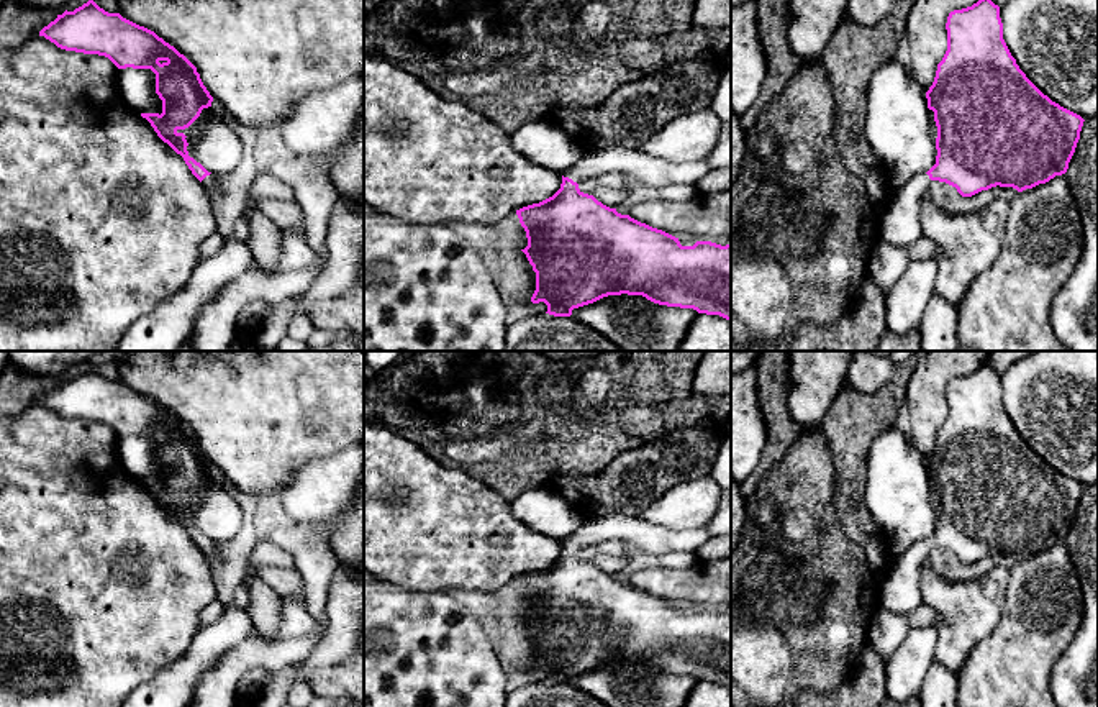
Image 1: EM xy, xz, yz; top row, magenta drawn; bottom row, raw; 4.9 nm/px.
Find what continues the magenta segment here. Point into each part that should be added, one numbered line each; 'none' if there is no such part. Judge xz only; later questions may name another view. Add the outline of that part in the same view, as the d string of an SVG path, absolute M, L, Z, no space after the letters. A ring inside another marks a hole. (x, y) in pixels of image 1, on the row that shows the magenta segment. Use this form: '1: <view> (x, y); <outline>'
1: xz (651, 171); M615 146L585 153L564 177L578 184L618 172L636 177L646 187L664 189L677 184L696 185L711 169L706 159L670 162L637 148Z

